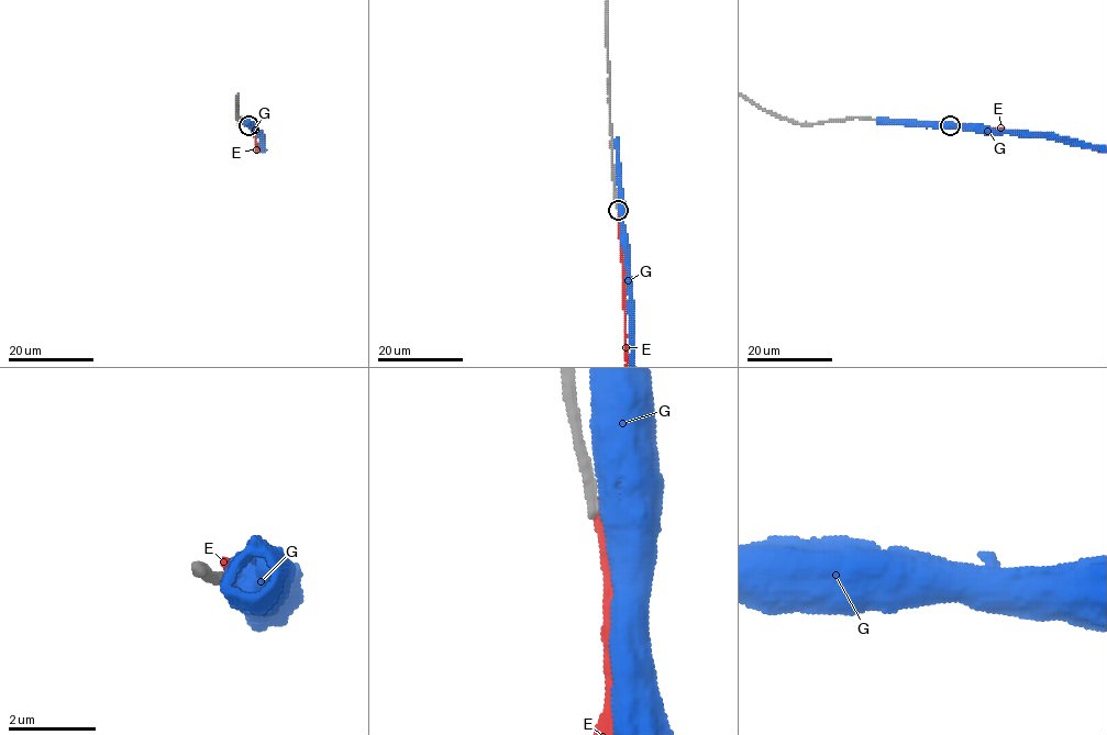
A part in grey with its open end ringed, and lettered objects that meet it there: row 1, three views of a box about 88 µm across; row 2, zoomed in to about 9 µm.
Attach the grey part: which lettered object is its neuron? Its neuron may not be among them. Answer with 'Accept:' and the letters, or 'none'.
Accept: none

